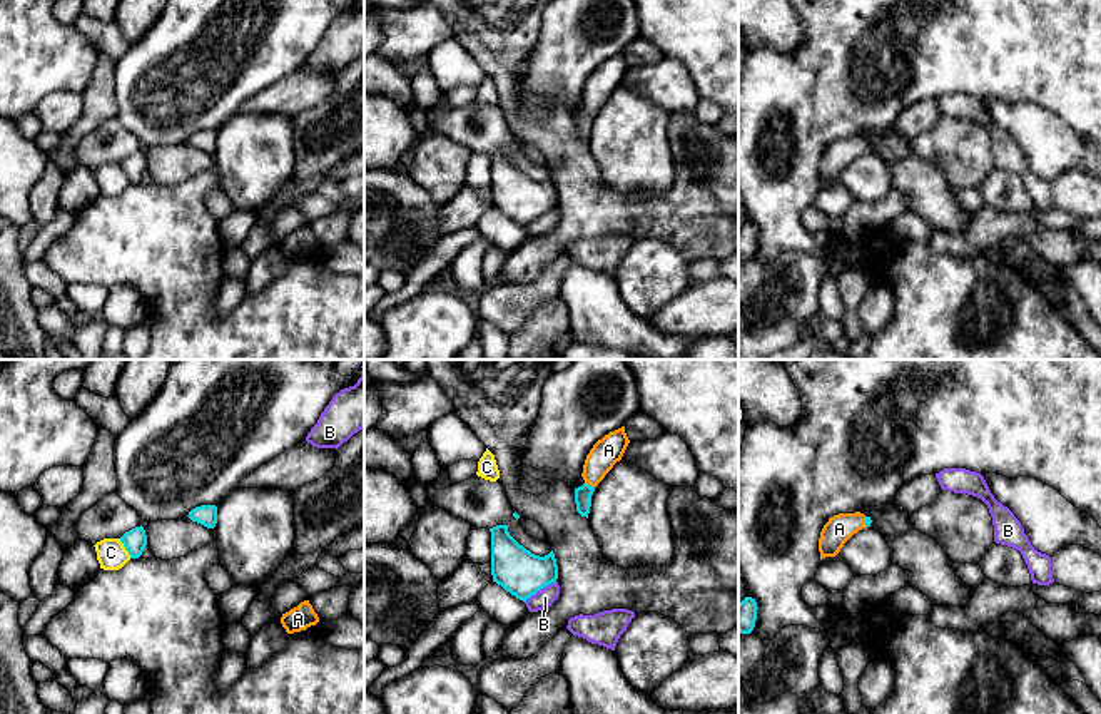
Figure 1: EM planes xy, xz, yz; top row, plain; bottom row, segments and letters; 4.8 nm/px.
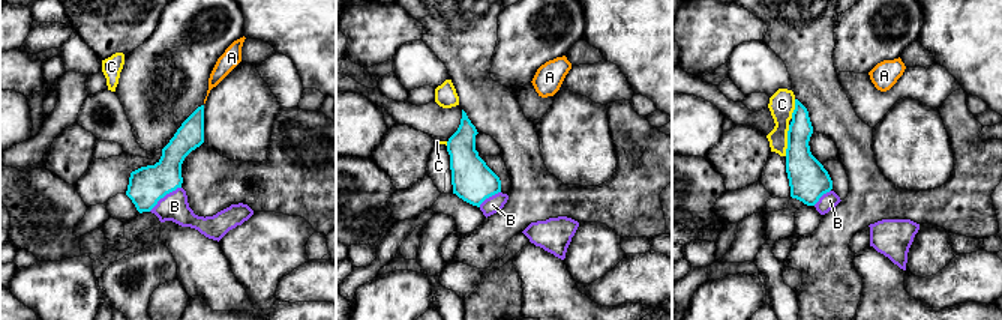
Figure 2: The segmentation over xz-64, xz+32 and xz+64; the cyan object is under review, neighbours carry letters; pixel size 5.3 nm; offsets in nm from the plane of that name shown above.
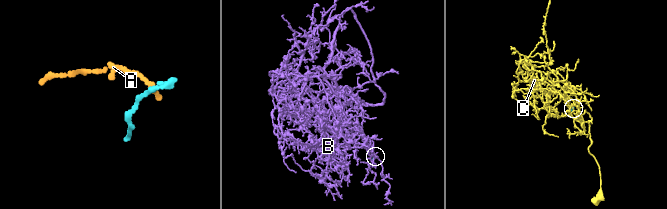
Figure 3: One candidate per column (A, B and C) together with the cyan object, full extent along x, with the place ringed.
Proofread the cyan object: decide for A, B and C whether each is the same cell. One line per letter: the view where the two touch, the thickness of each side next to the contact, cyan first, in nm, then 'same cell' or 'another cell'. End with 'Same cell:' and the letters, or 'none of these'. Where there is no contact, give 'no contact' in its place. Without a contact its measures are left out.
A: xz | 80/140 nm | same cell
B: xz | 220/90 nm | another cell
C: xy | 120/140 nm | another cell
Same cell: A

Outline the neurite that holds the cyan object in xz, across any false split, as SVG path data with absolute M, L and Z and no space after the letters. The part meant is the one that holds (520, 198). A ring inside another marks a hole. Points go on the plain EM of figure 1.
M496 150L490 157L493 207L523 227L556 207L553 176L545 182L531 179L510 161L508 150Z

